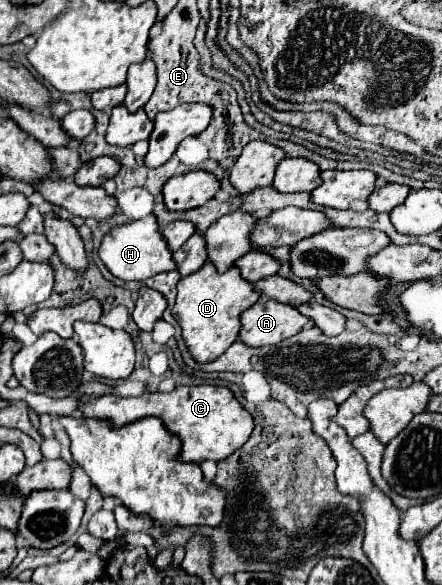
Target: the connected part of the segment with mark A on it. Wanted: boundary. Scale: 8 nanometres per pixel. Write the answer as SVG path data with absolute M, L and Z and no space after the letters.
M260 298L254 306L242 312L240 340L248 346L270 346L298 334L310 318L298 314L298 308L278 304L270 298Z

